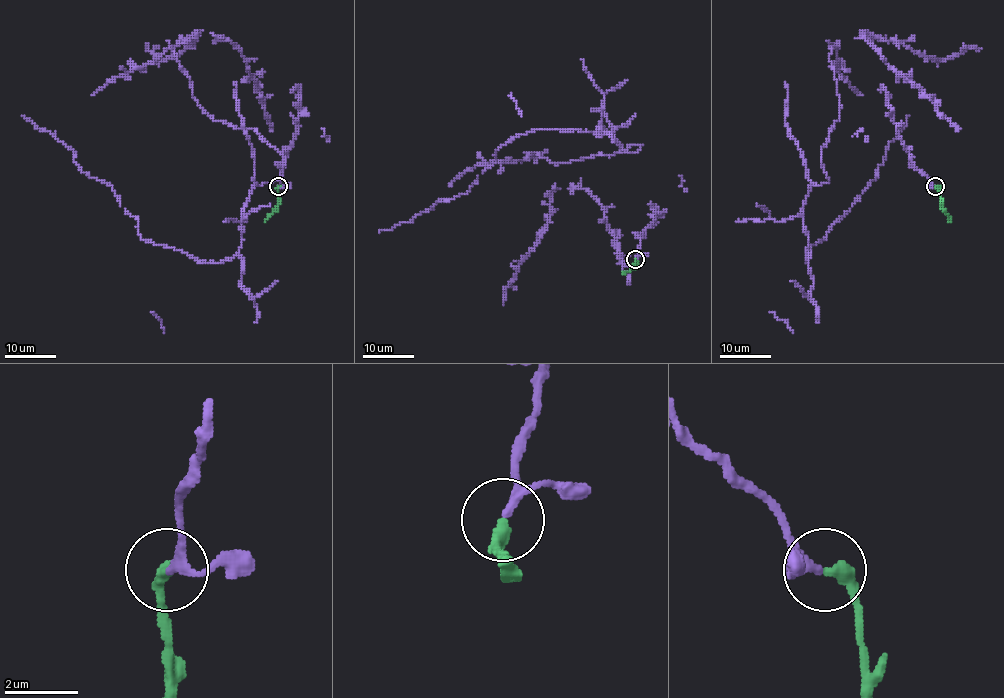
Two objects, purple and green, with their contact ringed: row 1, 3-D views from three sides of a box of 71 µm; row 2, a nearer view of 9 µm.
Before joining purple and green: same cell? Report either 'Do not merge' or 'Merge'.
Merge

